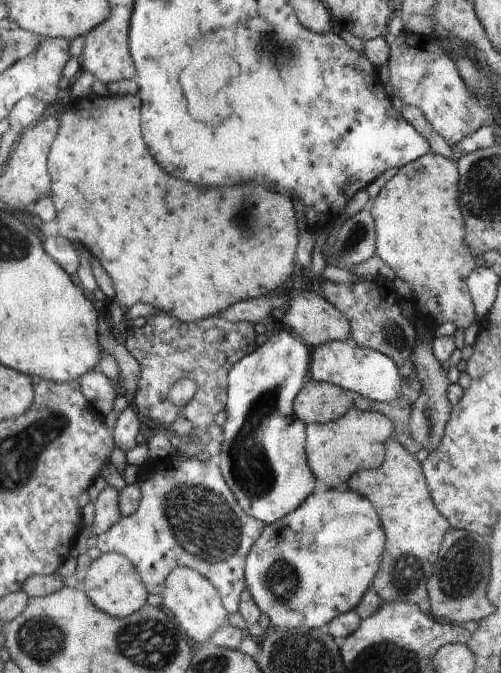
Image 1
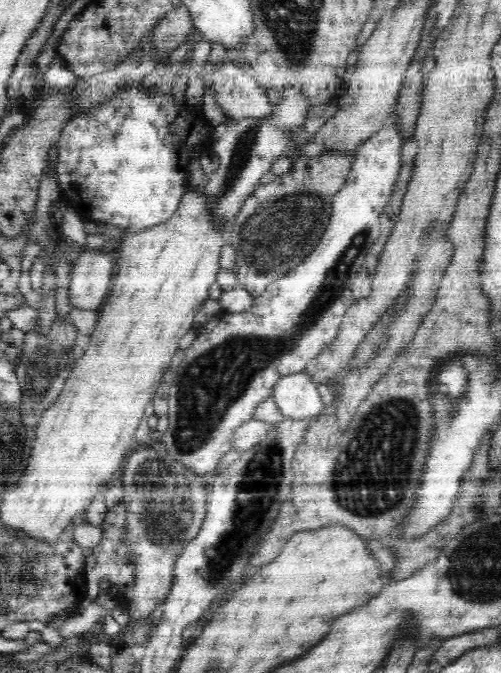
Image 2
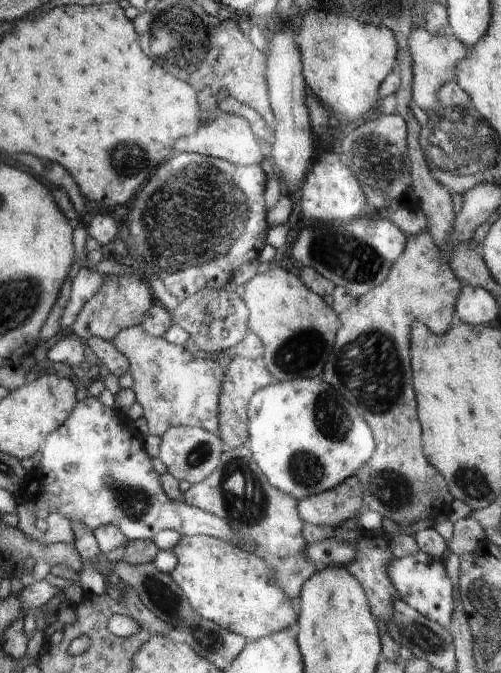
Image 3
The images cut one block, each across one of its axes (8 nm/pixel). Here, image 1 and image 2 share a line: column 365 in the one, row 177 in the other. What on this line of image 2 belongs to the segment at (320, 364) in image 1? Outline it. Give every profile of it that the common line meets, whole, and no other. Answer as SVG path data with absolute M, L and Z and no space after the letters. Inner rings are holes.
M391 119L383 130L376 131L372 137L365 140L364 143L360 144L360 146L352 152L351 169L348 178L346 184L344 184L333 198L332 214L330 215L326 230L322 238L319 238L316 248L313 248L313 251L310 252L296 268L293 268L290 272L287 272L284 276L281 276L278 280L269 284L261 295L253 297L253 305L247 311L237 313L222 310L198 329L197 337L194 339L193 344L184 351L184 360L181 362L178 370L175 370L175 377L172 379L172 384L170 384L169 387L169 411L166 414L169 417L169 425L166 432L162 435L161 442L165 444L164 450L167 450L166 453L172 460L175 460L184 468L195 472L197 476L204 476L204 478L209 479L209 473L216 470L218 460L222 460L222 456L224 456L226 452L232 451L232 436L234 430L236 430L238 426L242 426L247 420L252 419L256 406L258 406L260 402L264 402L268 396L272 396L274 385L278 380L283 376L304 371L308 362L316 358L316 356L324 351L337 337L342 319L351 304L355 301L354 295L352 295L352 283L358 274L358 270L367 264L367 254L370 252L372 244L376 242L376 238L380 236L380 223L378 220L380 220L382 210L388 205L392 191L394 190L394 185L398 180L399 170L403 163L402 147L405 144L405 138L403 138L404 135L402 135L401 132L396 120Z

